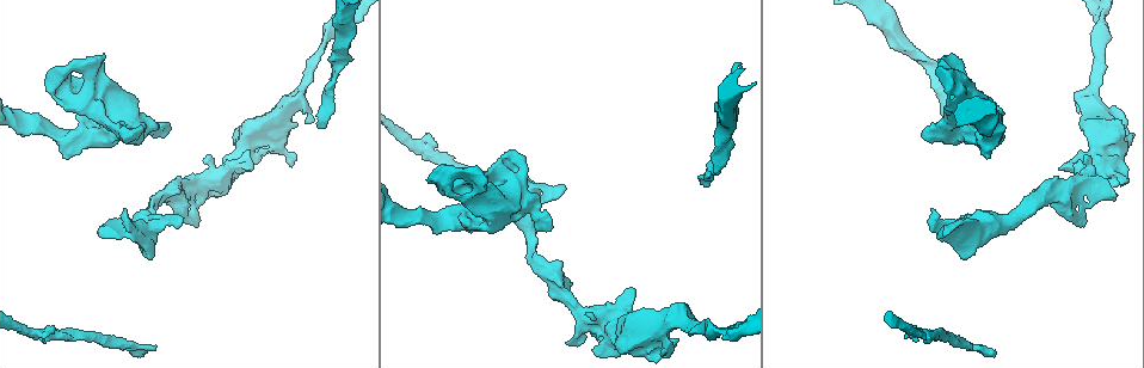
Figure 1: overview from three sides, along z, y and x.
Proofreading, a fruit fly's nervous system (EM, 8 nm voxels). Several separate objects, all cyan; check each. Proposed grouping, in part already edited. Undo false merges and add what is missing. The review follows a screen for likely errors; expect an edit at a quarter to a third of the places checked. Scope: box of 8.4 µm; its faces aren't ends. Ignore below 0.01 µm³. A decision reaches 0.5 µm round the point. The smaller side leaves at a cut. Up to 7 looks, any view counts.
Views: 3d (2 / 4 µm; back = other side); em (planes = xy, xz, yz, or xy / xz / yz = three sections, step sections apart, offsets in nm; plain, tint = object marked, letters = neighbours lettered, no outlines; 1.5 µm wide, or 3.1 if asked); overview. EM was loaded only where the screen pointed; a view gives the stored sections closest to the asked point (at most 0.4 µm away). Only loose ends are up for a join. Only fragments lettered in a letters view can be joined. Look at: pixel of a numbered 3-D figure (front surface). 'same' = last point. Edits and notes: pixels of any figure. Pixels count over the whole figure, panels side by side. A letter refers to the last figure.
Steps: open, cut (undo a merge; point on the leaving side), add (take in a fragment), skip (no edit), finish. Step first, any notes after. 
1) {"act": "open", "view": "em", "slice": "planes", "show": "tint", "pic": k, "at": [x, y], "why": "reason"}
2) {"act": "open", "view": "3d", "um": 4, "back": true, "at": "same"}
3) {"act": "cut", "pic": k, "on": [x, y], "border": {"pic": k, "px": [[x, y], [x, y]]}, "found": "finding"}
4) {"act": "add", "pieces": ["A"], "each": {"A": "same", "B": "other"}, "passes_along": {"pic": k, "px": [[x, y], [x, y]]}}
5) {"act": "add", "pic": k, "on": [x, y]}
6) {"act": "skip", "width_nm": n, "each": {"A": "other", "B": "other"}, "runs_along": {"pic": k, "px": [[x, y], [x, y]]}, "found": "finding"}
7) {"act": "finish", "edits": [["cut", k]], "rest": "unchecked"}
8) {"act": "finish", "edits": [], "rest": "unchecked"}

{"act": "open", "view": "em", "slice": "planes", "show": "letters", "pic": 1, "at": [978, 348], "why": "sharp bend"}

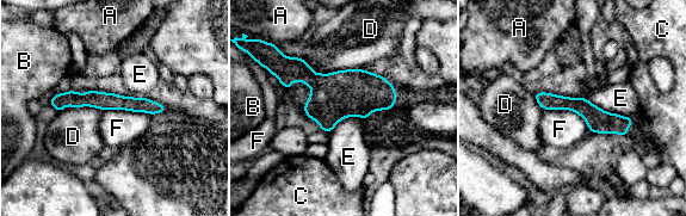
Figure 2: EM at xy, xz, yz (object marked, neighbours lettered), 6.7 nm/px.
{"act": "skip", "width_nm": 130, "each": {"A": "other", "B": "other", "C": "other", "D": "other", "E": "other", "F": "other"}, "border": {"pic": 2, "px": [[544, 109], [570, 109], [589, 130]]}, "found": "continuous, no second neuron"}

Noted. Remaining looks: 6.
{"act": "open", "view": "3d", "um": 4, "pic": 1, "at": [546, 231], "why": "free end"}

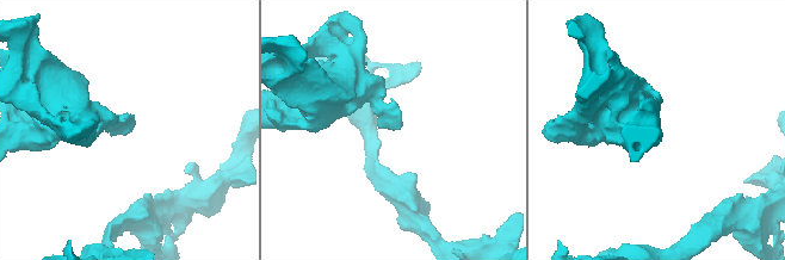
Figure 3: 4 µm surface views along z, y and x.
{"act": "open", "view": "em", "slice": "planes", "show": "plain", "pic": 3, "at": [125, 131]}

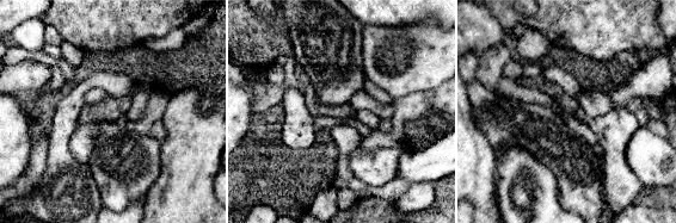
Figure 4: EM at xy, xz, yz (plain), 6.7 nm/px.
{"act": "open", "view": "em", "slice": "planes", "show": "letters", "at": "same"}

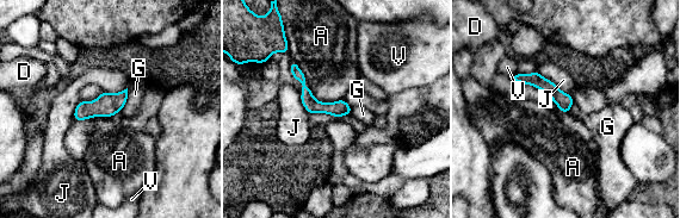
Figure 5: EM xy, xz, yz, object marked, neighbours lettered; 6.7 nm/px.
{"act": "skip", "each": {"A": "other", "D": "other", "G": "other", "J": "other", "V": "other"}, "border": {"pic": 5, "px": [[292, 60], [317, 100], [344, 99]]}, "found": "none of them fits"}

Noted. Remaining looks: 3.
{"act": "open", "view": "3d", "um": 2, "pic": 1, "at": [595, 348], "why": "an open end"}

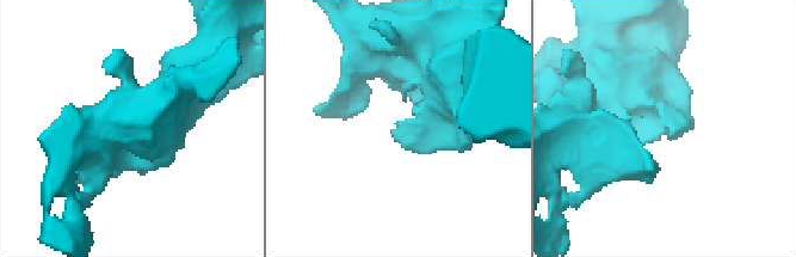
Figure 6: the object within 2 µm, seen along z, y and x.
{"act": "open", "view": "em", "slice": "planes", "show": "letters", "pic": 6, "at": [671, 134]}

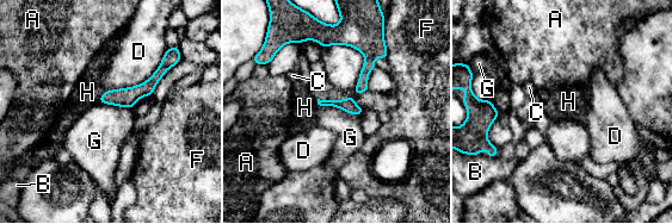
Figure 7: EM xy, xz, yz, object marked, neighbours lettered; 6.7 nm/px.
{"act": "skip", "longest_contact_nm": ["D", 500], "each": {"A": "other", "B": "other", "C": "other", "D": "other", "F": "other", "G": "other", "H": "other"}, "border": {"pic": 7, "px": [[318, 104], [336, 106], [361, 116]]}, "found": "none of them fits"}

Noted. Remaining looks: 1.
{"act": "finish", "edits": [], "rest": "unchecked"}

